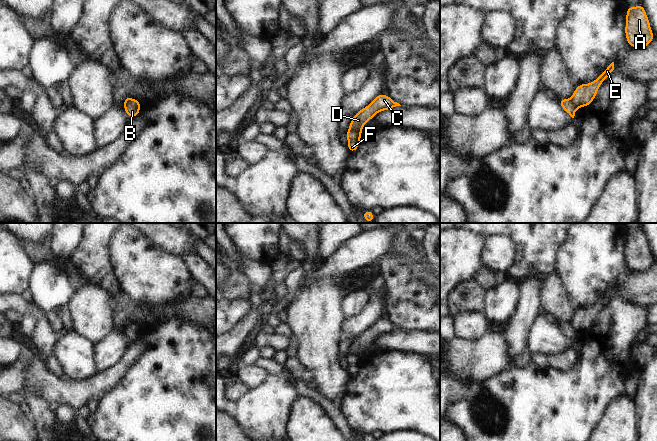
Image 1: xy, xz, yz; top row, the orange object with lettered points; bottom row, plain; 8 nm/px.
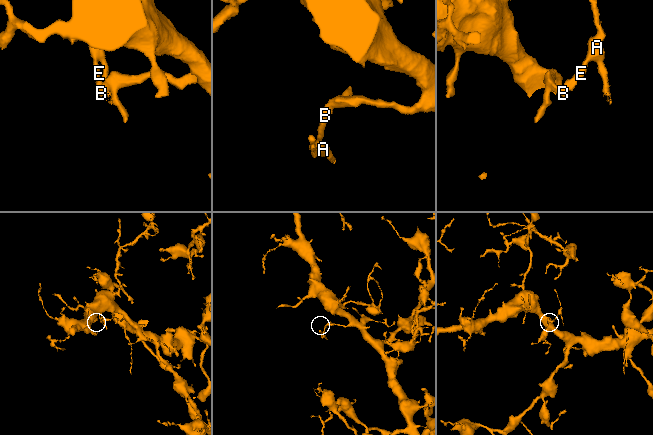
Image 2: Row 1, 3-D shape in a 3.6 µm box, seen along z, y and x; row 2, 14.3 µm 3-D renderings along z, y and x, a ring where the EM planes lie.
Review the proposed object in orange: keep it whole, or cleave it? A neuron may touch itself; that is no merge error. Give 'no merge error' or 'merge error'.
merge error

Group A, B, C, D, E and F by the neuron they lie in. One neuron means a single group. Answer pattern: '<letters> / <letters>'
A E F / B C D

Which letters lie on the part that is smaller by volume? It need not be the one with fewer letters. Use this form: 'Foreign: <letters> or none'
Foreign: A, E, F

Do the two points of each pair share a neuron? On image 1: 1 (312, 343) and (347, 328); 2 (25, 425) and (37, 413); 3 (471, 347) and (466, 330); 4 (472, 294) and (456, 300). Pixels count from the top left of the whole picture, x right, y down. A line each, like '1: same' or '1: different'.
1: different
2: different
3: different
4: same

